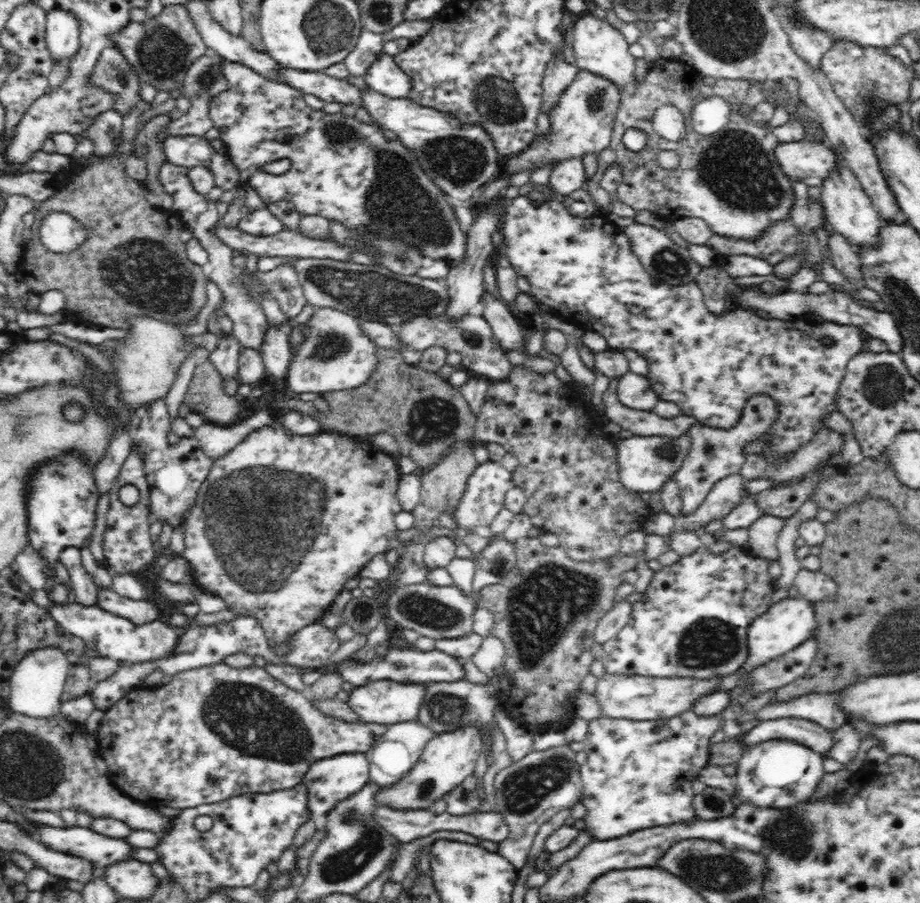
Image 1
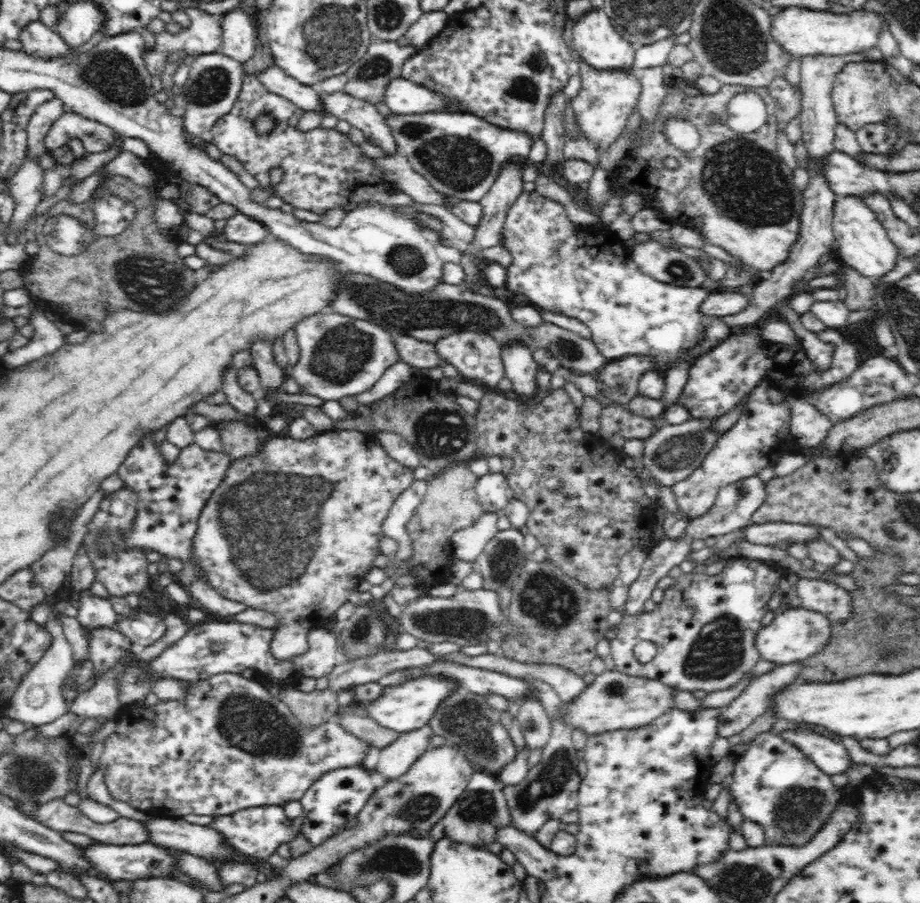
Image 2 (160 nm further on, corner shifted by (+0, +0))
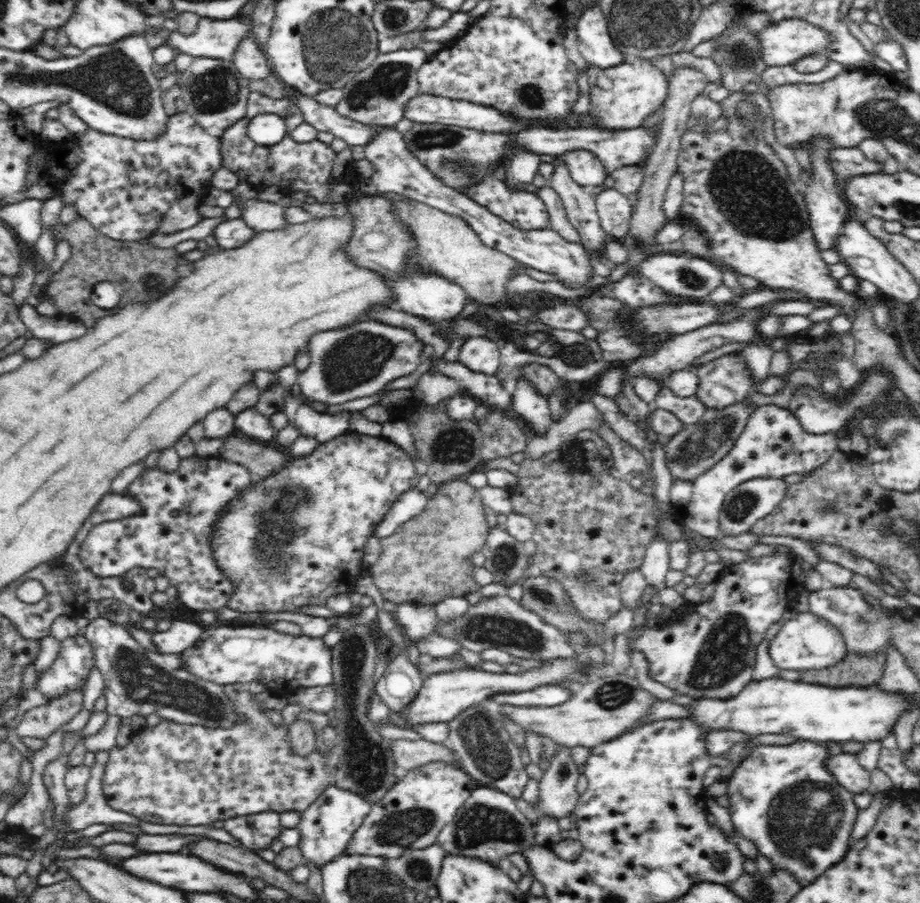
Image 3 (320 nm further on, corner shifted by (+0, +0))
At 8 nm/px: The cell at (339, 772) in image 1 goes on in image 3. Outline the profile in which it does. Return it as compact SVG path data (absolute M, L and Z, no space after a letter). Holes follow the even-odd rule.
M331 783L306 810L300 812L301 821L297 829L301 837L297 847L309 866L321 868L324 864L344 855L348 842L352 840L356 830L362 826L371 806L372 804L363 798L363 794L342 790Z

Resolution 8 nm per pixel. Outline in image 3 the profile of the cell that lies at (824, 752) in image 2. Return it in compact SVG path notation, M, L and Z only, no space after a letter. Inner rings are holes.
M830 755L824 760L824 765L836 780L852 794L862 794L866 790L873 790L870 783L870 771L864 770L857 761L856 755Z

